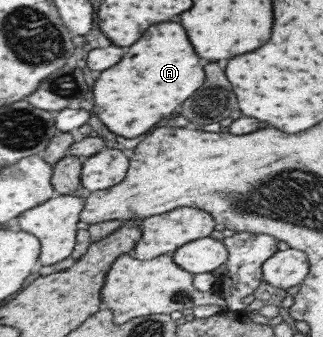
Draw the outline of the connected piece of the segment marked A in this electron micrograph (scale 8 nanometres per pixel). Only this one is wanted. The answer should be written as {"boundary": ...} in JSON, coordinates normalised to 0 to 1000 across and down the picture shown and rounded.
{"boundary":[[[498,65],[455,83],[356,196],[307,220],[282,267],[288,332],[350,398],[418,409],[523,344],[622,243],[622,178],[604,166],[573,89],[542,65]]]}

